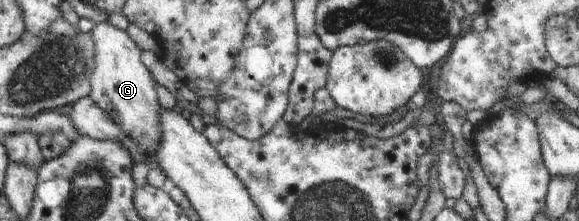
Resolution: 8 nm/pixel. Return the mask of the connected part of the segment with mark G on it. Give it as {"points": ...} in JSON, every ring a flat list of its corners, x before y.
{"points":[[110,23,97,24,88,32,95,42,96,68,90,82,89,97,113,120,148,156,155,154,161,139,161,107,156,95,156,82,142,63,142,49,132,41,124,29]]}

